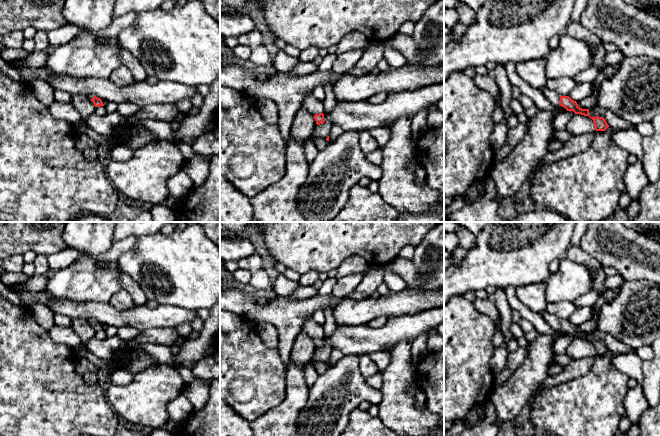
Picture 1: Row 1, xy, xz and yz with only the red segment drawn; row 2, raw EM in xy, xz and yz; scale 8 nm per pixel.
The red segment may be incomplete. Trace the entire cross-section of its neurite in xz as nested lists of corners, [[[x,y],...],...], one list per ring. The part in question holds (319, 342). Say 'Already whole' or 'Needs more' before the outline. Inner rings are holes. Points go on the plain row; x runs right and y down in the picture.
Needs more. [[[308,317],[304,320],[301,327],[310,337],[314,339],[317,349],[323,348],[324,344],[324,329],[323,326],[317,324],[313,317]]]

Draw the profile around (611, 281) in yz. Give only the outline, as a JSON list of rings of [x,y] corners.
[[[618,273],[616,275],[607,275],[604,281],[604,286],[607,289],[615,289],[622,285],[623,278]]]

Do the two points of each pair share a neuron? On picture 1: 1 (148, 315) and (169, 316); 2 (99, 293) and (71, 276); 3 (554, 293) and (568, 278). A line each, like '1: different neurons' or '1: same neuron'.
1: same neuron
2: same neuron
3: same neuron

